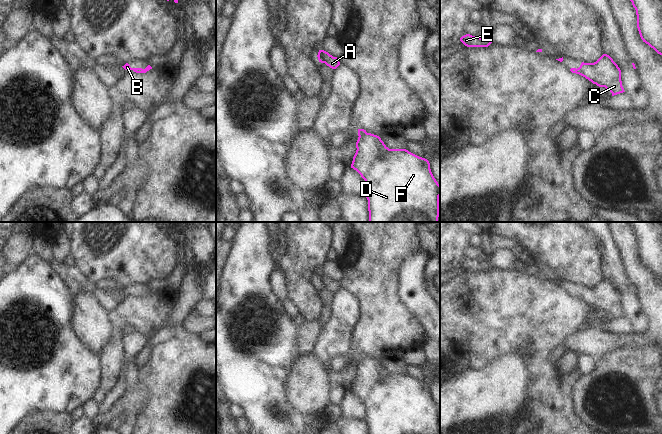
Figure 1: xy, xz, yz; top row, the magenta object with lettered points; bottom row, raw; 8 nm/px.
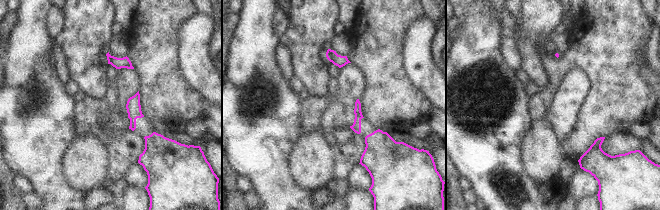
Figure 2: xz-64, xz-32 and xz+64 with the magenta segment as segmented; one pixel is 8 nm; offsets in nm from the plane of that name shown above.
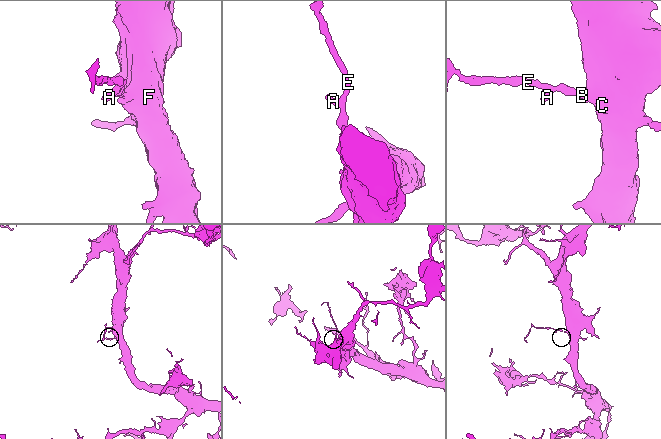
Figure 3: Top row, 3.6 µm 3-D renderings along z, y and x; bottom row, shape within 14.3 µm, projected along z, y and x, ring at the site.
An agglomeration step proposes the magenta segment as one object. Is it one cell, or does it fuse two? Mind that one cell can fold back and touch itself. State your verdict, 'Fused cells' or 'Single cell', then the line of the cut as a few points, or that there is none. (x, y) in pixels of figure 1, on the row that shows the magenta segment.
Single cell. No split

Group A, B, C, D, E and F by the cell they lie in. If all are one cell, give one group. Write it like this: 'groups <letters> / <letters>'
groups A B C D E F

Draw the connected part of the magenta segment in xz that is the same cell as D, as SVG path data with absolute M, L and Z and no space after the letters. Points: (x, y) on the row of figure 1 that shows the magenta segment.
M358 129L356 153L351 168L366 182L364 196L368 200L369 222L438 222L440 185L434 178L430 163L406 149L389 149L377 135Z

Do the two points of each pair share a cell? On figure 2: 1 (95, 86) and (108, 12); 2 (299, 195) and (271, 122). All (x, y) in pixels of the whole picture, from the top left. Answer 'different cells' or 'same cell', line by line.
1: same cell
2: same cell

